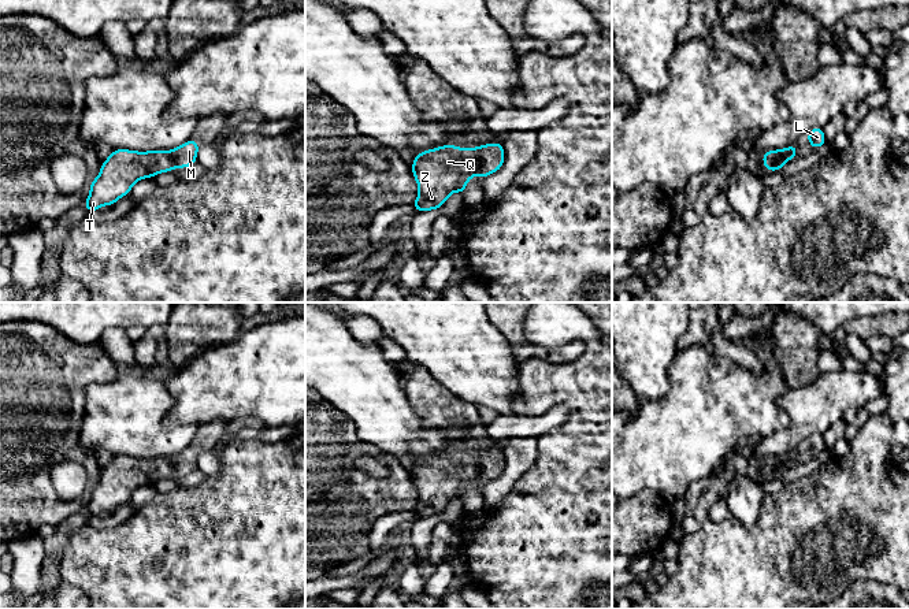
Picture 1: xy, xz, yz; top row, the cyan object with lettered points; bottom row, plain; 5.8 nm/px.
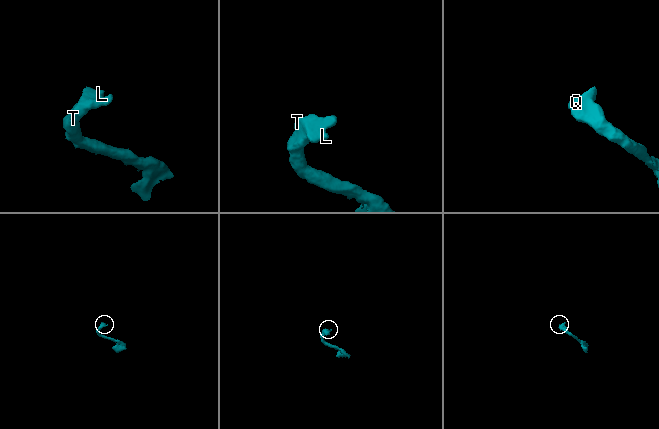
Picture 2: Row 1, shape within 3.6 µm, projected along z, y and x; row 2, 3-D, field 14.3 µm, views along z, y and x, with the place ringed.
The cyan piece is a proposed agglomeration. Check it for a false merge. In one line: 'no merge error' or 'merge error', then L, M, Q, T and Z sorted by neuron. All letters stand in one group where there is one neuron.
no merge error | L M Q T Z

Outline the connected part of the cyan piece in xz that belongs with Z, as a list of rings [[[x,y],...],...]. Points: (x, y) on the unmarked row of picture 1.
[[[494,449],[479,452],[474,456],[457,454],[456,452],[442,452],[415,461],[412,479],[419,493],[419,501],[413,509],[418,519],[441,515],[454,498],[465,500],[467,489],[478,480],[485,484],[498,478],[504,471],[504,452]]]

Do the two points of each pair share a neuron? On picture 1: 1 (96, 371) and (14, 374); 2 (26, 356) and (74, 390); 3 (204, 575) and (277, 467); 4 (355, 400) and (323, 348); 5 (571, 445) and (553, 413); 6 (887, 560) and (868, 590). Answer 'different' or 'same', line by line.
1: same
2: same
3: same
4: same
5: different
6: different

